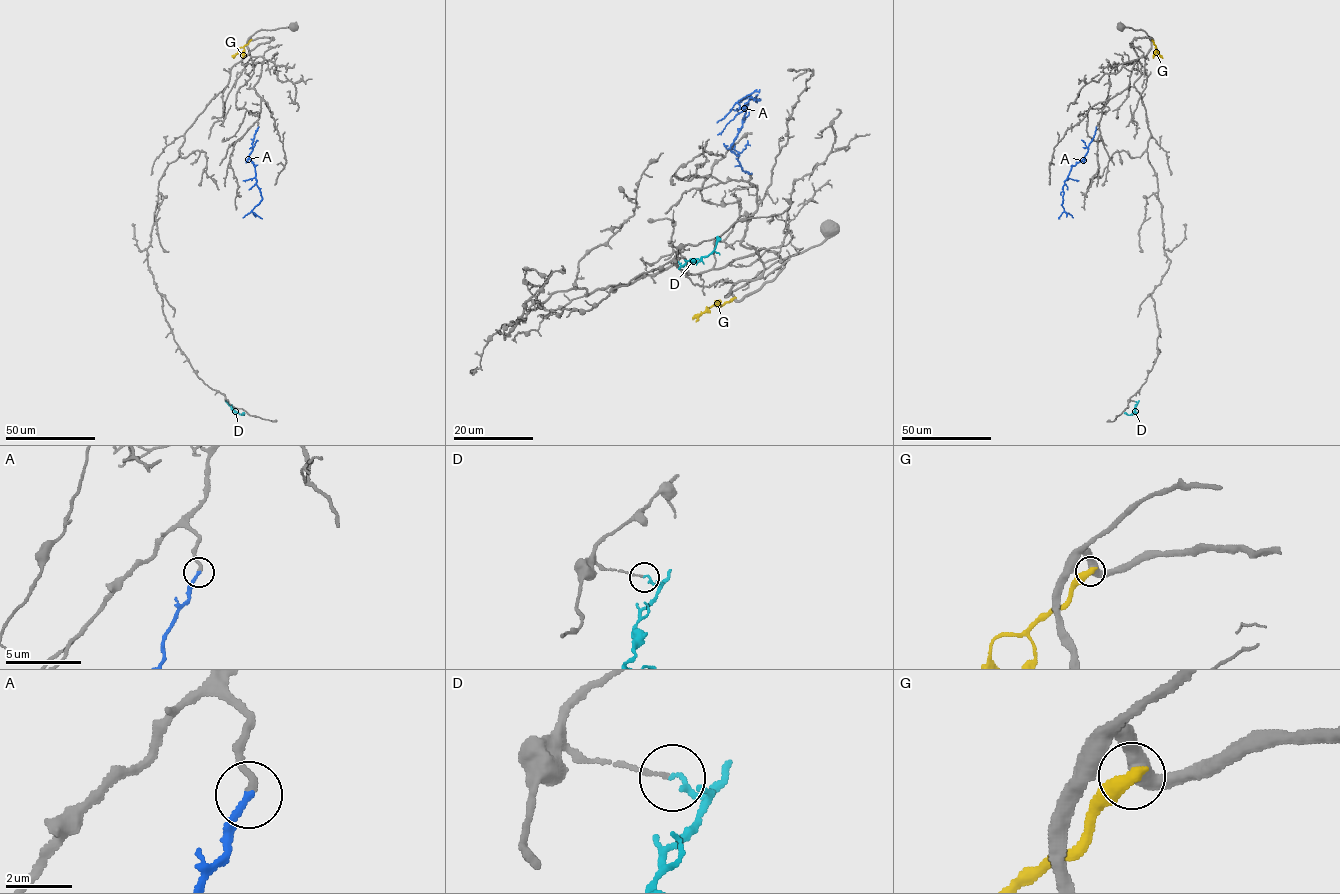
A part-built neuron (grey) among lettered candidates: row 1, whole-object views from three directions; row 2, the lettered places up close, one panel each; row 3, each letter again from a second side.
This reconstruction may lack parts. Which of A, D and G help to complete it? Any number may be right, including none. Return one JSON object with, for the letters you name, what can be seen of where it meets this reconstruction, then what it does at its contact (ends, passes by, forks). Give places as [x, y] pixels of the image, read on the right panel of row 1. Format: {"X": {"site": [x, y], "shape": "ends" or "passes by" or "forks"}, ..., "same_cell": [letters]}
{"A": {"site": [1096, 127], "shape": "ends"}, "same_cell": ["A"]}

